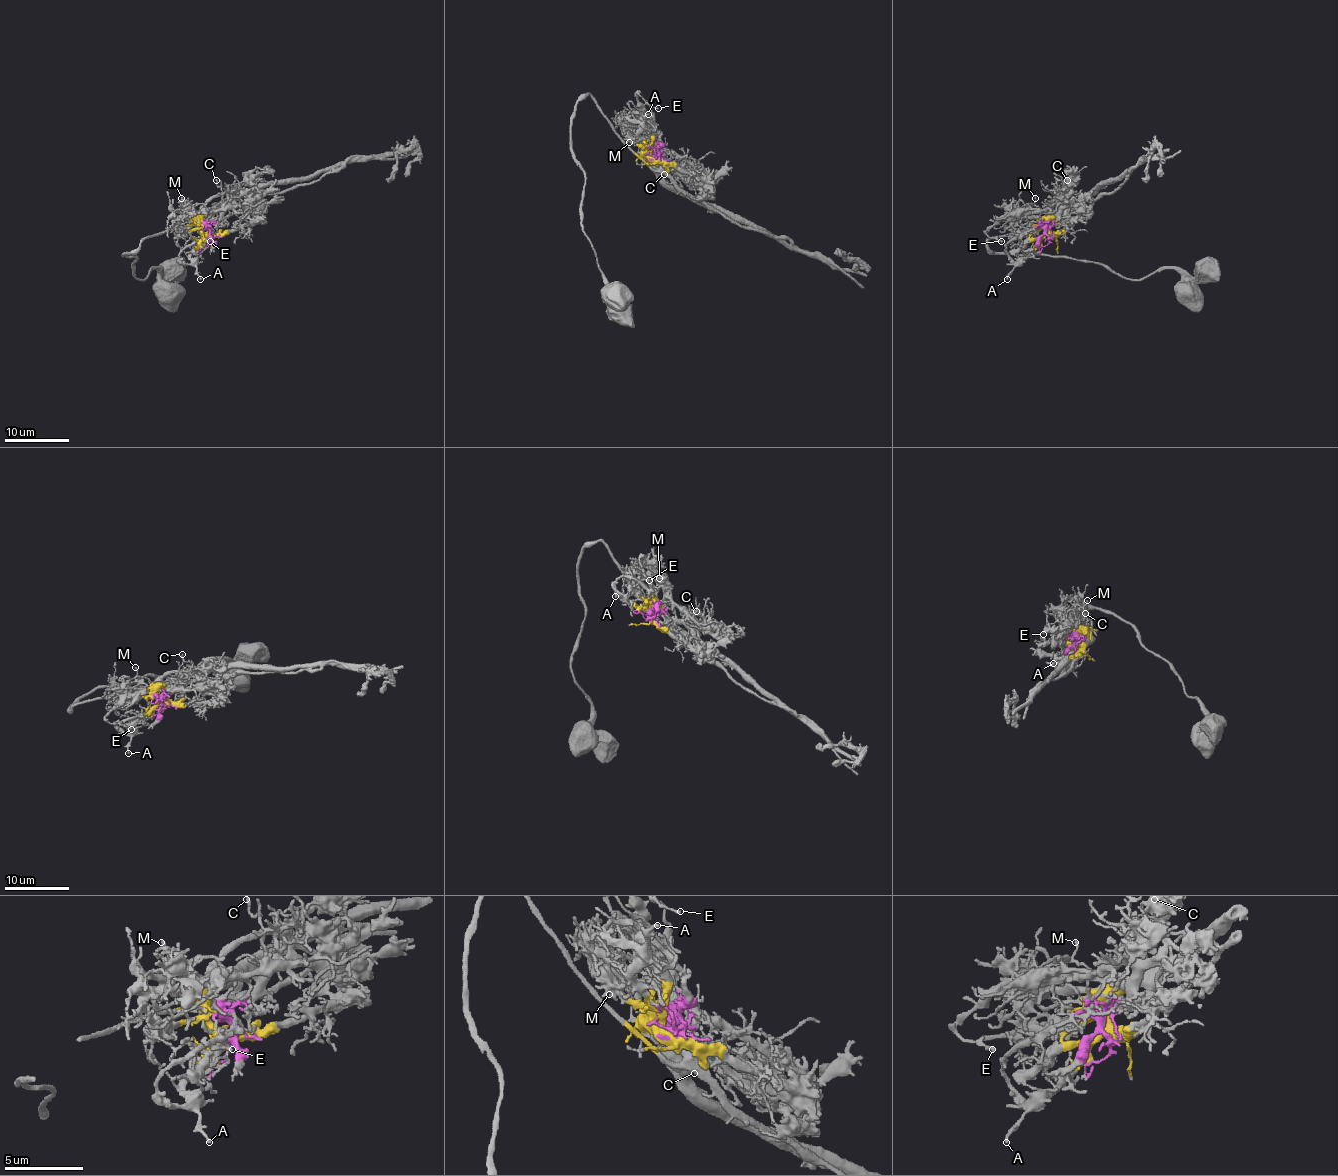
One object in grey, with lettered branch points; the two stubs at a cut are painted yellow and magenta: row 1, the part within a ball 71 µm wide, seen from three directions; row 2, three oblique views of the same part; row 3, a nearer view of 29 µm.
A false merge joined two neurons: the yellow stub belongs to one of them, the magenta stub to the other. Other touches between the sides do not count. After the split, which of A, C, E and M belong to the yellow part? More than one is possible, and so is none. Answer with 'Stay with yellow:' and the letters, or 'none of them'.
Stay with yellow: A, E, M

